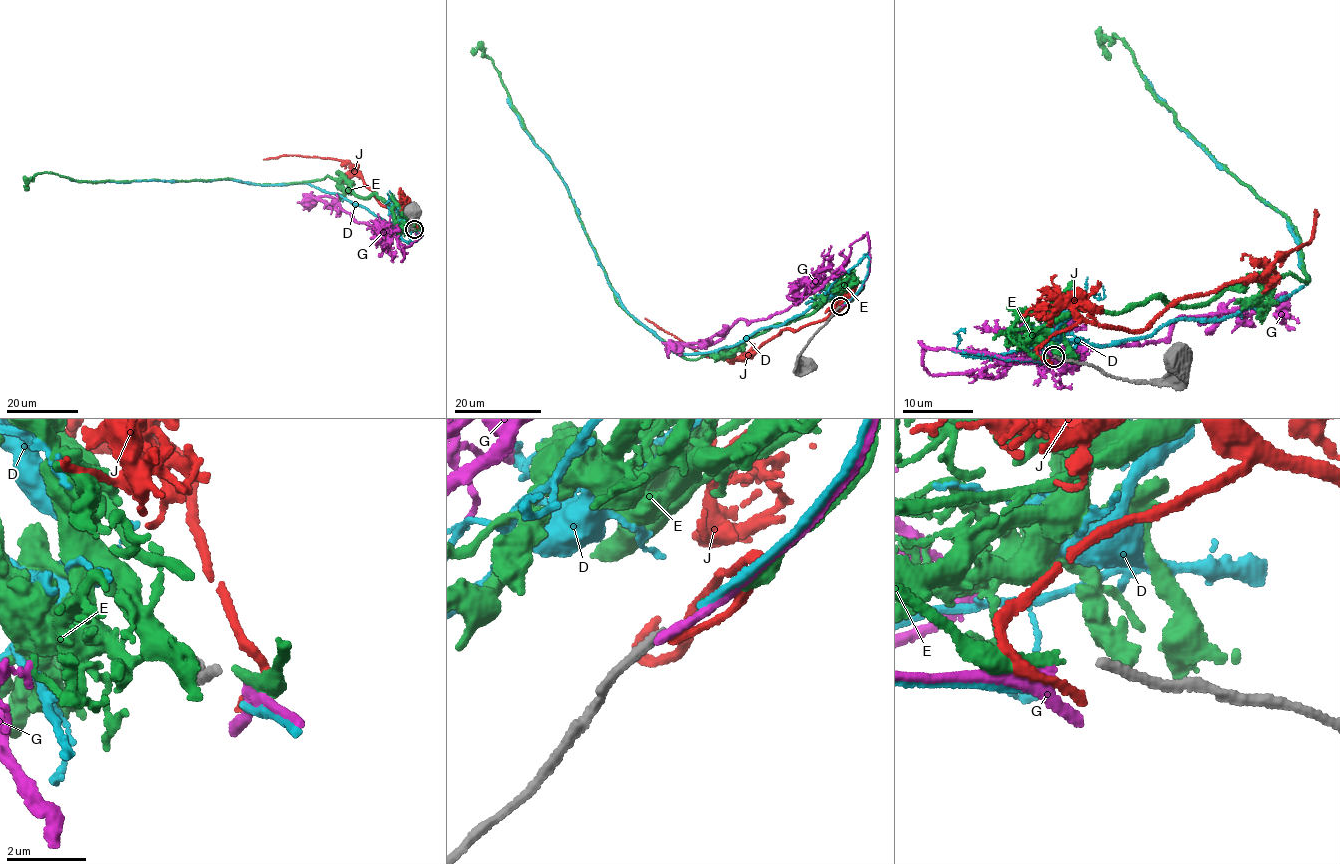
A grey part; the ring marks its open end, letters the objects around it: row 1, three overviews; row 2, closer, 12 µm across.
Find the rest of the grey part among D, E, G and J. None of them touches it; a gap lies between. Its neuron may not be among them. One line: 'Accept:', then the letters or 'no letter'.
Accept: E

